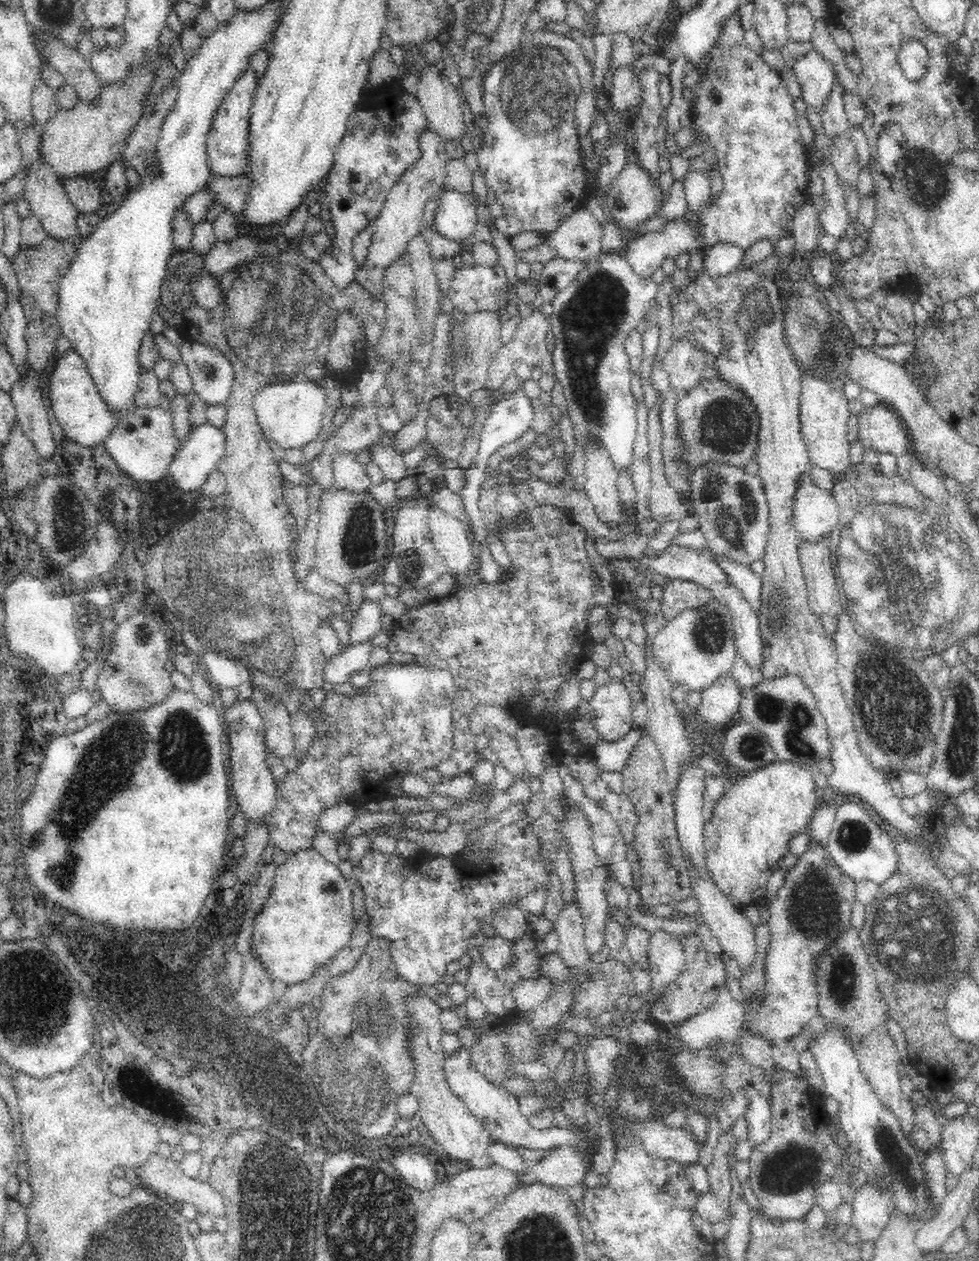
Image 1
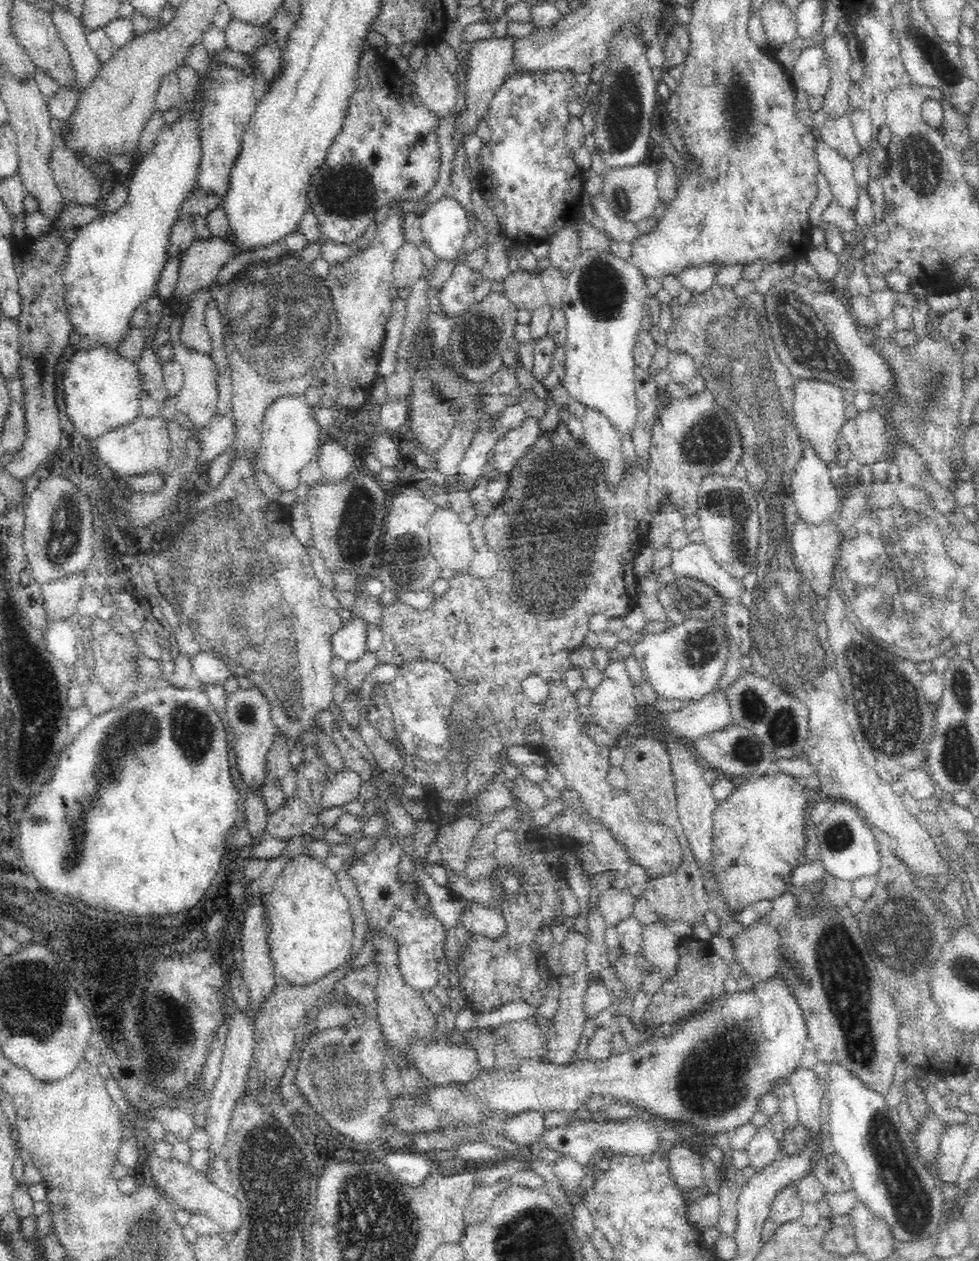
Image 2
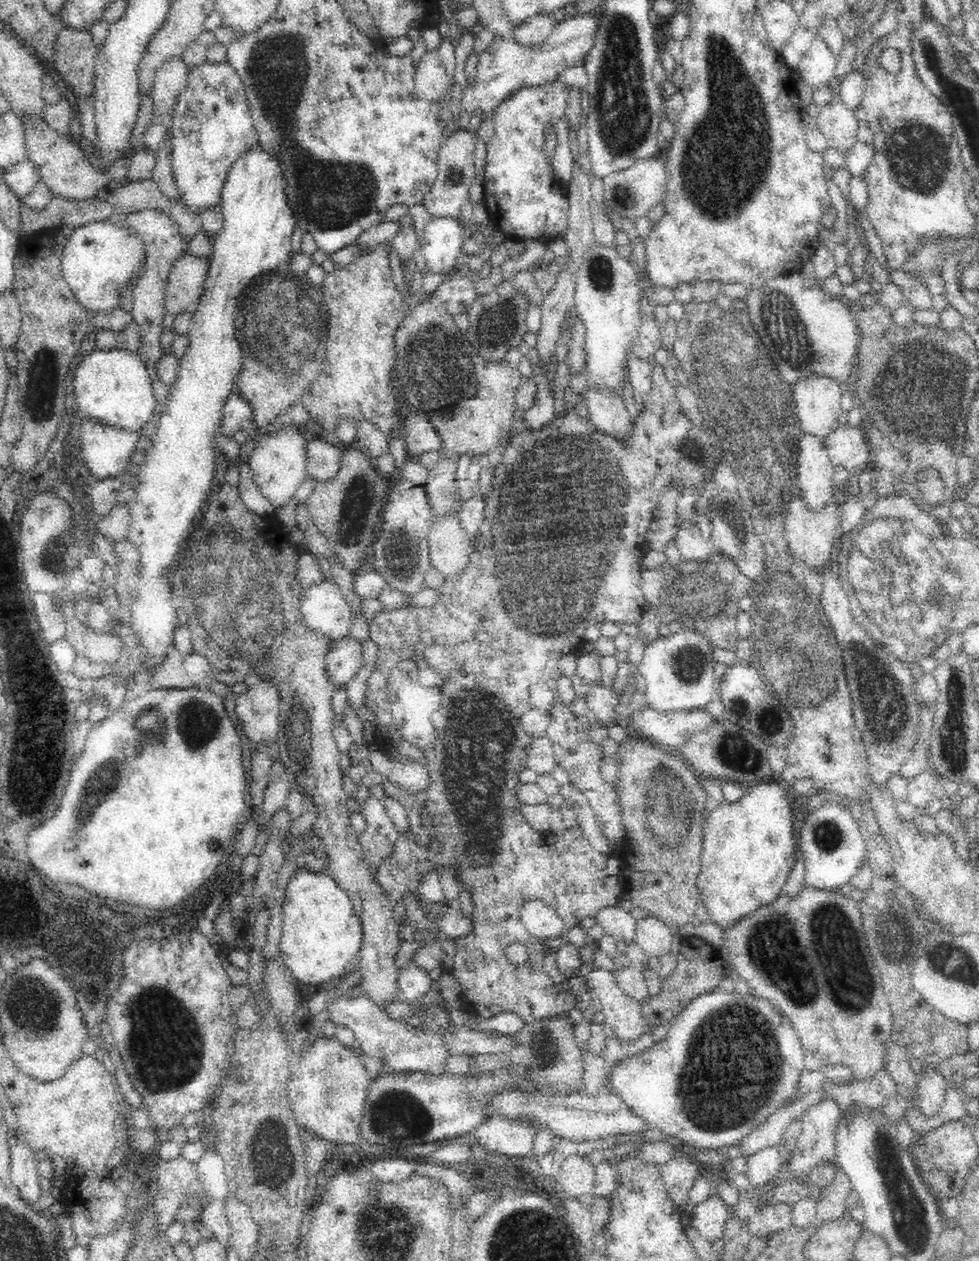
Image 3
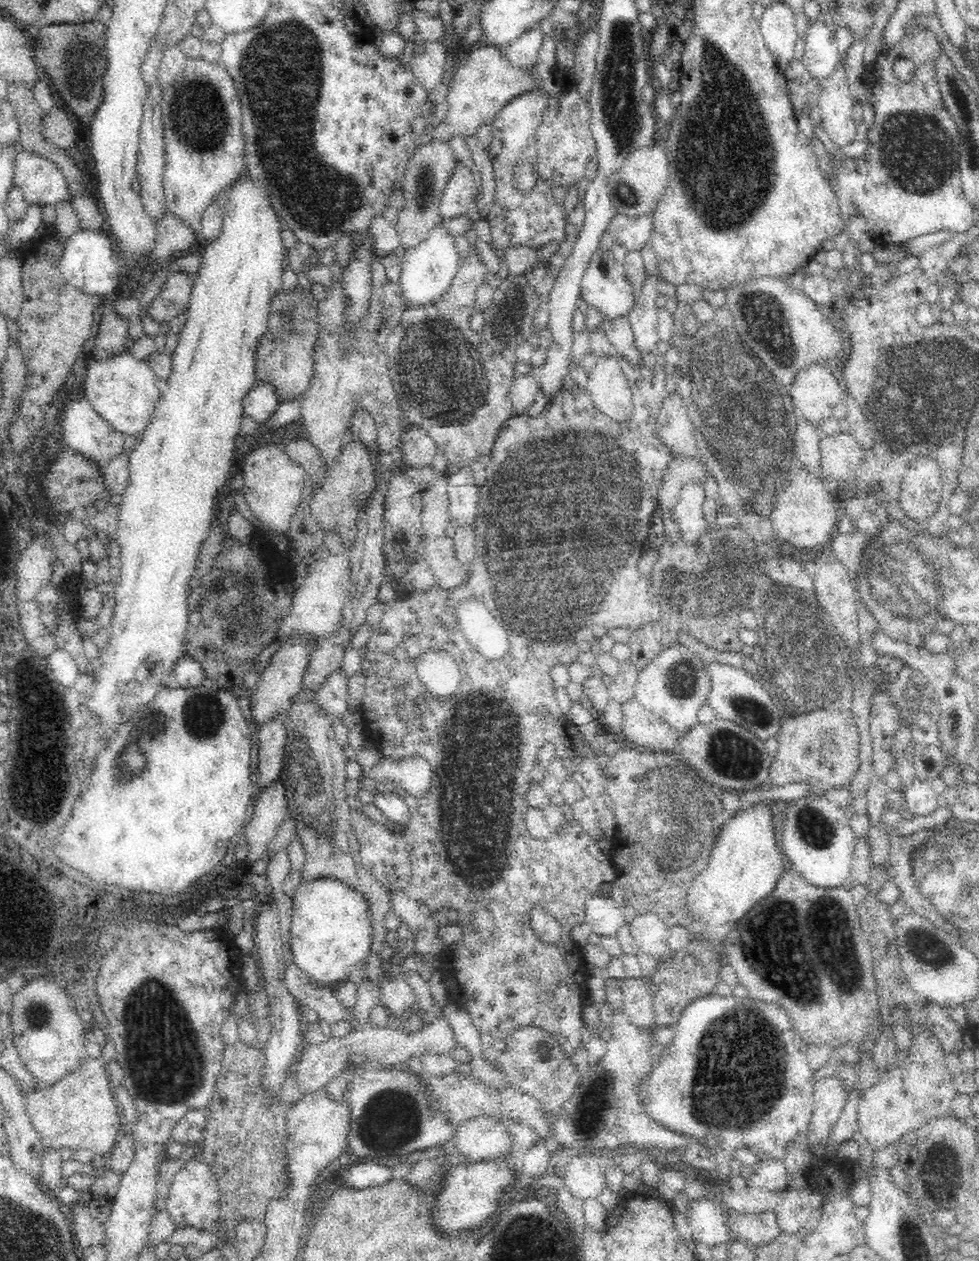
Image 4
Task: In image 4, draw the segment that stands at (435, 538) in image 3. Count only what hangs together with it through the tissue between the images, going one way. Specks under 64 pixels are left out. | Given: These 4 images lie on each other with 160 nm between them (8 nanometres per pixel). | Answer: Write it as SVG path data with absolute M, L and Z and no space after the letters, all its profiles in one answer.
M442 537L427 541L421 548L426 550L426 562L434 572L435 584L444 590L454 590L467 580L468 573L456 558L452 538Z

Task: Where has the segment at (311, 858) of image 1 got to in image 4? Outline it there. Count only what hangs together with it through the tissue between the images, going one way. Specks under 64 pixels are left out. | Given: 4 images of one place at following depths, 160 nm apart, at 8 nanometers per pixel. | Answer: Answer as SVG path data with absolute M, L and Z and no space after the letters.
M320 878L306 885L300 884L292 896L292 901L291 942L287 950L292 952L296 966L316 984L334 987L341 981L346 981L352 968L357 966L360 960L368 959L372 950L373 920L370 916L369 900L362 892L354 890L340 879Z

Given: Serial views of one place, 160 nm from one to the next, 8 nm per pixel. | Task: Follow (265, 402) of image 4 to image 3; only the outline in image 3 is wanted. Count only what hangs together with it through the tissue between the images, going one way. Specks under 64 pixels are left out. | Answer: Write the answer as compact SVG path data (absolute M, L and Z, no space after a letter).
M233 393L228 397L228 401L223 411L222 429L220 432L224 436L230 436L238 430L244 430L245 427L254 425L254 412L253 405L245 400L238 393Z

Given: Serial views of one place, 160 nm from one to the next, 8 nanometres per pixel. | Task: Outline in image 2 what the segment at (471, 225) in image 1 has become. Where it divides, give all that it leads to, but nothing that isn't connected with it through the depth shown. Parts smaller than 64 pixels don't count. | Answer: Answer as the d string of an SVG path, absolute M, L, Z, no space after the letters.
M451 196L432 203L420 219L421 237L438 260L455 262L462 252L468 230L468 213Z

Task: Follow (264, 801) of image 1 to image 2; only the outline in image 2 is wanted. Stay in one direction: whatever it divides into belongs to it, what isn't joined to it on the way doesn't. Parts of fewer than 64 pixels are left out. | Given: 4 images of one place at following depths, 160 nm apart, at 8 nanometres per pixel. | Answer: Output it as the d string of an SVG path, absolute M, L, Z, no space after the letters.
M256 686L248 689L238 689L232 694L227 694L225 705L226 715L230 730L234 734L234 750L236 754L237 769L243 782L249 787L254 783L260 785L266 782L266 761L268 752L272 748L277 728L274 724L271 712L272 705L264 691Z

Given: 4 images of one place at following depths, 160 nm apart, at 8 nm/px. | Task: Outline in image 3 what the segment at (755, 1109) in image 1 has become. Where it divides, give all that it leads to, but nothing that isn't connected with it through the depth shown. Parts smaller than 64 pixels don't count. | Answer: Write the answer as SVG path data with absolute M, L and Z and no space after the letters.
M771 1147L747 1159L745 1174L748 1176L752 1188L764 1187L766 1182L776 1180L783 1164L780 1156L779 1150Z

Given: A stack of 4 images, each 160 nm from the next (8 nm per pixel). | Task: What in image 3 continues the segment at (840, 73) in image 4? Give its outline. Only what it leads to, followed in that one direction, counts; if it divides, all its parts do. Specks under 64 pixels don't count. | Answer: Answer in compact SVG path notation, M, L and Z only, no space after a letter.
M840 96L819 107L817 127L826 138L828 146L847 153L857 143L860 121L843 103Z

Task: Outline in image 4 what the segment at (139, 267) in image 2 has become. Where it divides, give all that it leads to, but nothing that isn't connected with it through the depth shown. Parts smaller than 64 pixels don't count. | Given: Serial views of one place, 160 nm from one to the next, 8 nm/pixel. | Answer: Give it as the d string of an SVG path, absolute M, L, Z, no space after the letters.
M82 229L67 239L59 267L62 278L68 283L84 293L98 295L105 300L113 297L119 283L118 279L122 276L122 270L119 270L119 258L105 229L98 231Z

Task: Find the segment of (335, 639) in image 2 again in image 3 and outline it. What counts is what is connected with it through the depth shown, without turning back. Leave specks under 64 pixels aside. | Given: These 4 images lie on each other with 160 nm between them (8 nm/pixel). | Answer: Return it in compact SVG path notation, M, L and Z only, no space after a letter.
M346 636L334 642L329 653L325 656L326 675L333 686L334 692L345 688L348 682L356 676L361 667L362 643Z

